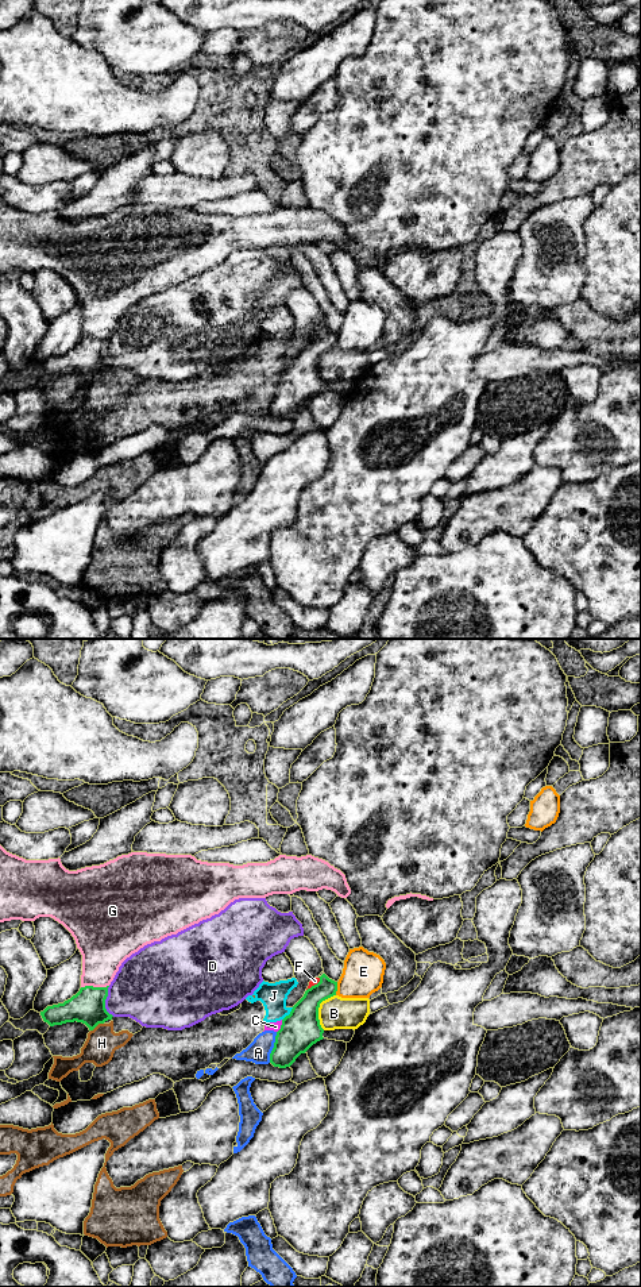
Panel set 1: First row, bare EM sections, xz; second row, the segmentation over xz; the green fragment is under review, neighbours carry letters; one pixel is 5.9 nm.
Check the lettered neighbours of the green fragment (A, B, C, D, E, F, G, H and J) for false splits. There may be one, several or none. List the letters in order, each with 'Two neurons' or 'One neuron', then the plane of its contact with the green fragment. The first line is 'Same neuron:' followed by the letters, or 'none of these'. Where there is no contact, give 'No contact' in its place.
Same neuron: none of these
A: Two neurons. Touches green in xz
B: Two neurons. Touches green in xz
C: Two neurons. Touches green in xz
D: Two neurons. Touches green in xz
E: Two neurons. Touches green in xz
F: Two neurons. Touches green in xz
G: Two neurons. Touches green in xz
H: Two neurons. Touches green in xz
J: Two neurons. Touches green in xz

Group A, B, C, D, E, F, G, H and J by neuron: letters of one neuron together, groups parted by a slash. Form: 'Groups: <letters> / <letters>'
Groups: A C F J / B / D / E / G / H

